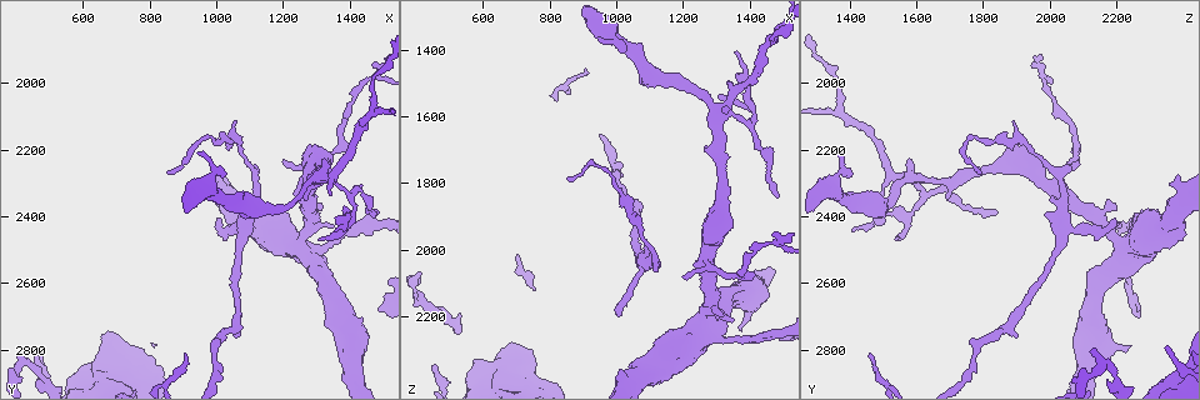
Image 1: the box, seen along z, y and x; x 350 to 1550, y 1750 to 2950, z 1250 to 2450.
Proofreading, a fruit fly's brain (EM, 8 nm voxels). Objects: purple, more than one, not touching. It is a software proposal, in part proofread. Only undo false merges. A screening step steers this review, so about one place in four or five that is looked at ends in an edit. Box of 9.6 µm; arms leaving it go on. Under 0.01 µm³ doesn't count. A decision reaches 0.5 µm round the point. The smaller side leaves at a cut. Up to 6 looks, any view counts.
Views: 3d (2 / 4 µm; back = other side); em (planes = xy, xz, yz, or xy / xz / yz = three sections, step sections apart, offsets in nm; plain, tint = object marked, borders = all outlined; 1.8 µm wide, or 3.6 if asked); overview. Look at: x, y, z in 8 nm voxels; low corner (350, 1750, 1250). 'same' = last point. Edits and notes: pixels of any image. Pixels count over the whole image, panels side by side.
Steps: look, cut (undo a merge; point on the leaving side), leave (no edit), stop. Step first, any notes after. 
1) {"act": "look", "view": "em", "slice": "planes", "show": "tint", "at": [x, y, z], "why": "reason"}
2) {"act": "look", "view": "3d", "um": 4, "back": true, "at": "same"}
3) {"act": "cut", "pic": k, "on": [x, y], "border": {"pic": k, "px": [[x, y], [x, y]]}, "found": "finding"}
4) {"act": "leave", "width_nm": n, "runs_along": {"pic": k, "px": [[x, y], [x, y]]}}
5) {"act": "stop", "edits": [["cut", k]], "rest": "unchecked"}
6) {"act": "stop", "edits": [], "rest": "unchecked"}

{"act": "look", "view": "em", "slice": "planes", "show": "tint", "at": [1000, 2820, 1770], "why": "thin neck"}

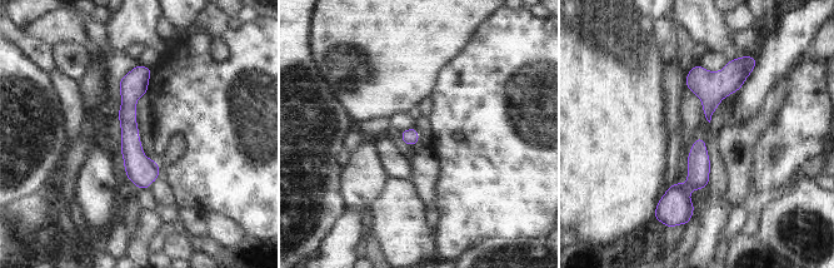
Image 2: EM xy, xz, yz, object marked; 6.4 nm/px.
{"act": "leave", "runs_along": {"pic": 2, "px": [[144, 69], [129, 95], [141, 185]]}, "found": "one neuron here"}

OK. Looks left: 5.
{"act": "look", "view": "3d", "um": 2, "at": [1410, 2370, 1600], "why": "a fork"}

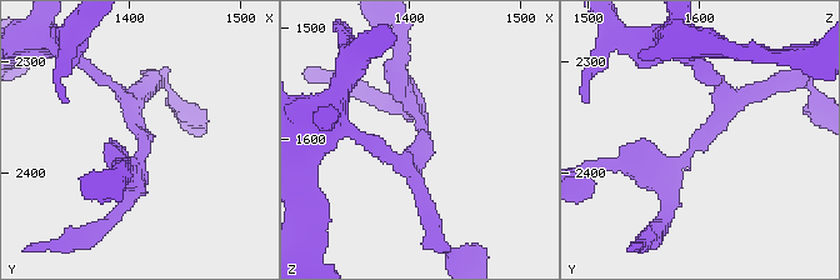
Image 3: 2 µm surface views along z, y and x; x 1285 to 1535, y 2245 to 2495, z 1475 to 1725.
{"act": "look", "view": "em", "slice": "xy", "step": 16, "show": "tint", "at": [1416, 2378, 1594], "why": "now the EM"}

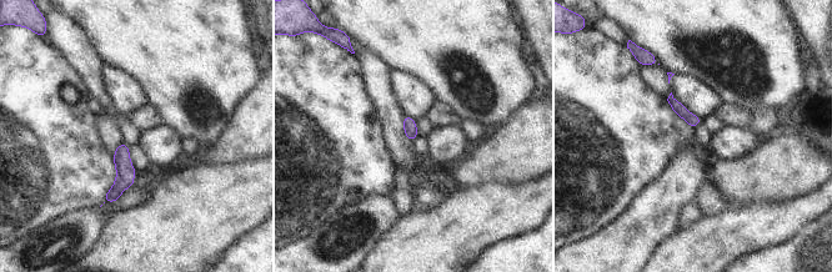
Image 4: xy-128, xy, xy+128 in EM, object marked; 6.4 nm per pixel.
{"act": "look", "view": "em", "slice": "planes", "show": "tint", "at": "same"}

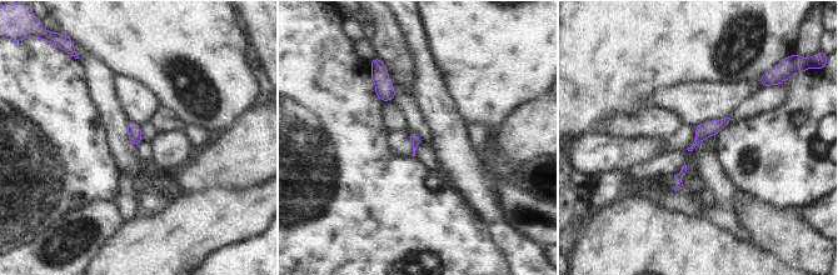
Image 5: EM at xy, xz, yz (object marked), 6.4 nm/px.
{"act": "leave", "width_nm": 70, "found": "all the same neuron"}

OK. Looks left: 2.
{"act": "look", "view": "em", "slice": "planes", "show": "tint", "at": [1480, 2080, 1360], "why": "calibre changes"}

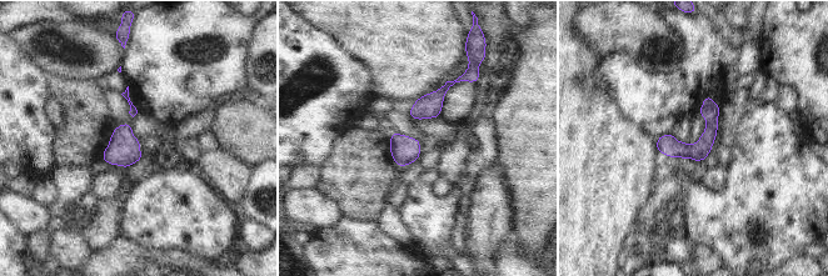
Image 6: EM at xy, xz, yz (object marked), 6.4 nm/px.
{"act": "leave", "found": "one neuron here"}

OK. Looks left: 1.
{"act": "stop", "edits": [], "rest": "unchecked"}

